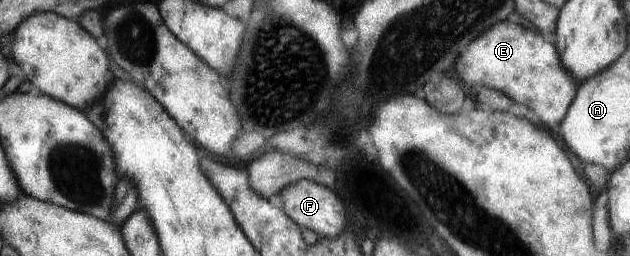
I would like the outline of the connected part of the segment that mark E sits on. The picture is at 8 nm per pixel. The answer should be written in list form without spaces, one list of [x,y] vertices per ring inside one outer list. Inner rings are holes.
[[[515,18],[504,20],[496,28],[488,28],[488,32],[484,32],[484,36],[478,36],[476,40],[472,40],[472,44],[464,50],[464,56],[460,56],[460,60],[456,60],[454,70],[470,86],[477,84],[498,90],[510,100],[526,105],[528,110],[538,117],[542,126],[554,131],[567,116],[568,108],[579,88],[579,81],[564,68],[561,54],[556,46],[544,40],[544,36],[539,31],[522,28]]]

